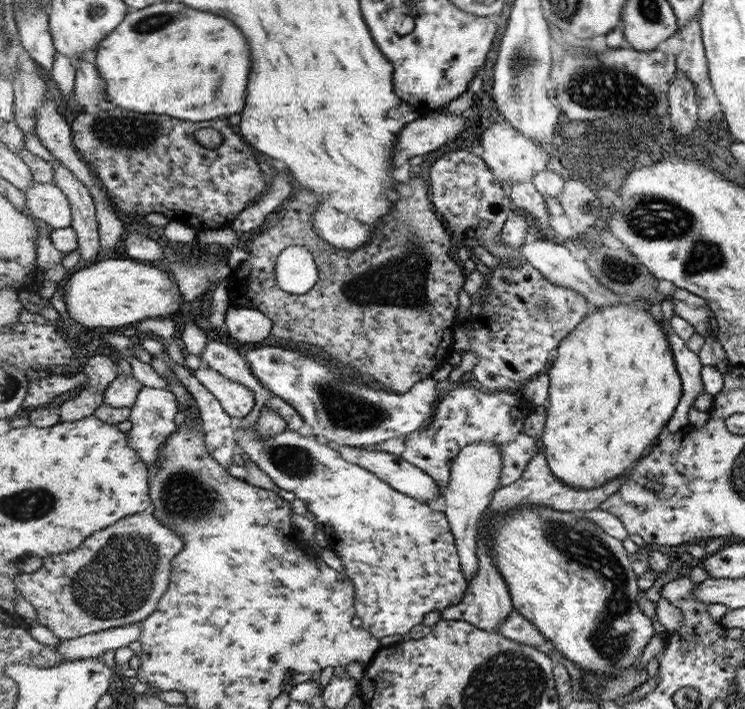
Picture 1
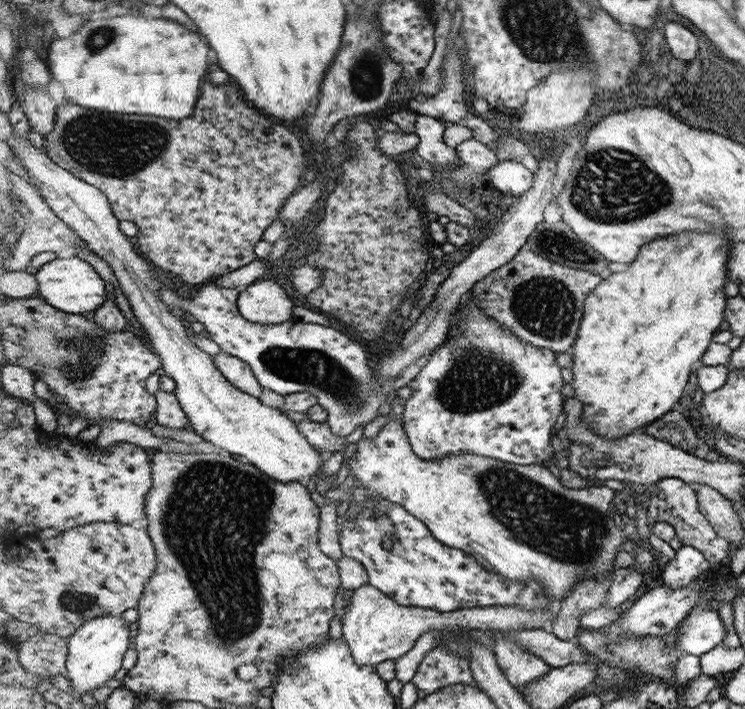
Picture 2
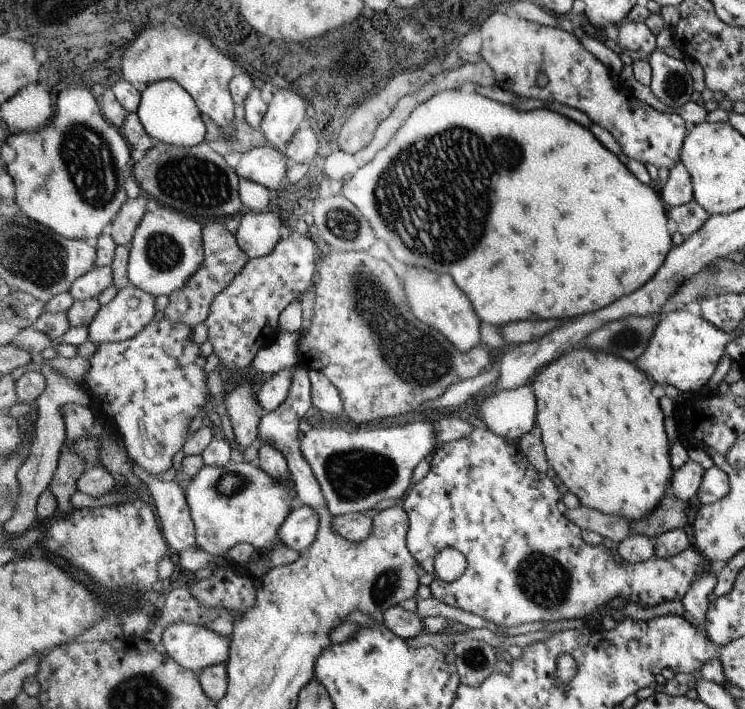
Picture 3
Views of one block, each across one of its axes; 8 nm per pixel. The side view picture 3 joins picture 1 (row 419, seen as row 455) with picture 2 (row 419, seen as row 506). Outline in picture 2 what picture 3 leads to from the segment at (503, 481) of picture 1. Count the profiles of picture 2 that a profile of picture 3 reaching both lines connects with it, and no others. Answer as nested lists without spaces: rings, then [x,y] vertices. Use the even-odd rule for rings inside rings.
[[[470,292],[466,294],[461,302],[462,310],[458,309],[454,312],[452,324],[449,326],[448,339],[439,348],[435,349],[429,356],[427,363],[418,372],[414,380],[409,383],[412,395],[404,400],[404,423],[403,426],[410,438],[411,446],[414,454],[422,460],[442,460],[449,456],[458,456],[458,454],[476,454],[476,456],[484,456],[486,458],[496,458],[502,462],[516,463],[518,465],[548,465],[548,460],[552,459],[552,446],[550,440],[554,436],[554,422],[558,422],[558,416],[562,412],[562,404],[564,398],[560,394],[560,388],[564,386],[562,380],[562,368],[556,362],[554,352],[548,349],[538,348],[530,343],[524,342],[517,337],[512,331],[503,329],[496,320],[488,318],[484,314],[484,308],[480,308],[478,303],[468,302]]]

